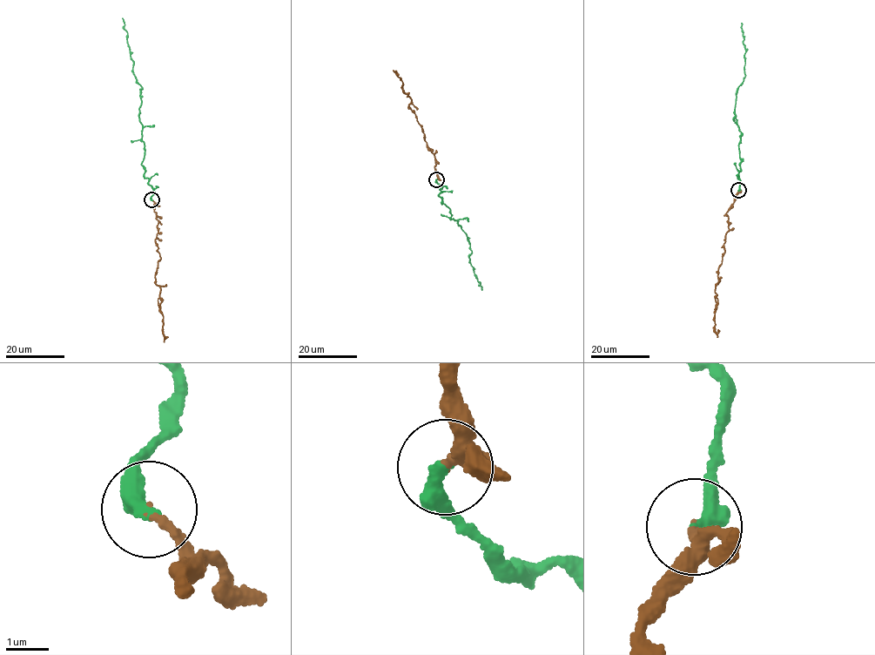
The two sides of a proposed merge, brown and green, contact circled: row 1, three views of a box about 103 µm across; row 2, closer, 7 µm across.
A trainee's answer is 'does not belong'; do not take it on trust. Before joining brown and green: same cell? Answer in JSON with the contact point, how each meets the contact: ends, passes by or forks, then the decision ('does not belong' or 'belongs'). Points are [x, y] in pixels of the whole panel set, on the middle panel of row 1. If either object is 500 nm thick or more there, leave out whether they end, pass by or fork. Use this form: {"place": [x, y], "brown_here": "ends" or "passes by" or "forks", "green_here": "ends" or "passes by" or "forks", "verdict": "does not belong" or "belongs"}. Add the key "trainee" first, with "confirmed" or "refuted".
{"trainee": "refuted", "place": [436, 179], "brown_here": "ends", "green_here": "ends", "verdict": "belongs"}

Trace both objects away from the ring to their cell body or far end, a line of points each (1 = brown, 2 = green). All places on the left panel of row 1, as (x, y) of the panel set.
1: (151, 200), (158, 224), (156, 246), (161, 259), (155, 276), (160, 289), (163, 334), (164, 339), (168, 336)
2: (151, 200), (153, 190), (144, 177), (142, 165), (144, 144), (139, 120), (142, 86), (133, 71), (122, 18)

